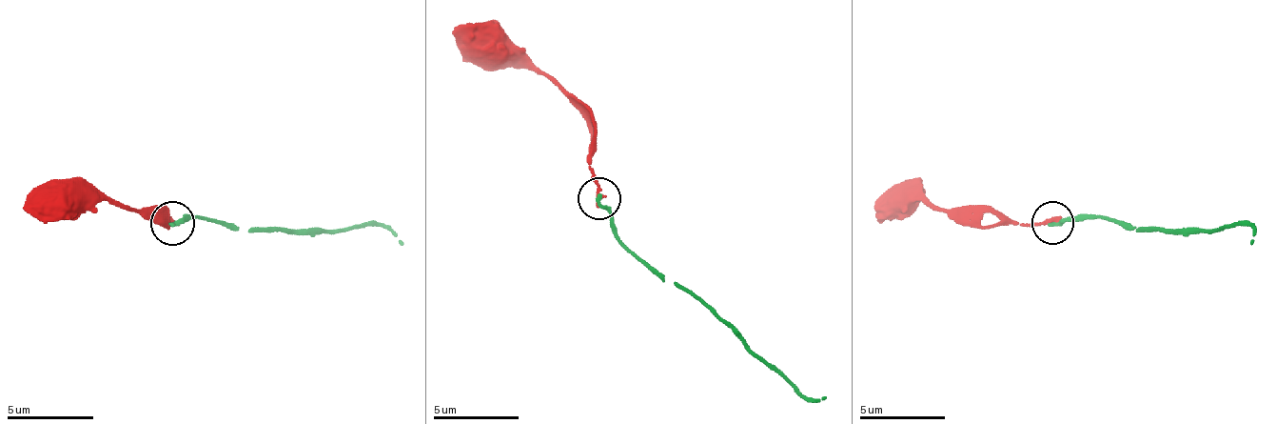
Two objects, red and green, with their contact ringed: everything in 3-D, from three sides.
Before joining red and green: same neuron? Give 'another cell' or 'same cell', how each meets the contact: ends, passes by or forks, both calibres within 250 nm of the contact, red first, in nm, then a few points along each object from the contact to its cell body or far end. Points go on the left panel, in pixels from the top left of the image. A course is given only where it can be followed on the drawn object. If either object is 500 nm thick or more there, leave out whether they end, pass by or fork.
another cell; red ends; green ends; calibres 280 and 240 nm; course red (171, 222), (163, 222), (163, 209), (97, 200), (54, 200), (24, 209); course green (171, 222), (185, 217), (215, 217), (237, 231), (381, 227), (402, 244)

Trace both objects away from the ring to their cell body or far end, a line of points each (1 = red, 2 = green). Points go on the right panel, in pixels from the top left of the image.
1: (1053, 222), (1007, 222), (993, 209), (916, 200), (882, 209)
2: (1053, 222), (1113, 217), (1135, 231), (1250, 226), (1250, 243)

